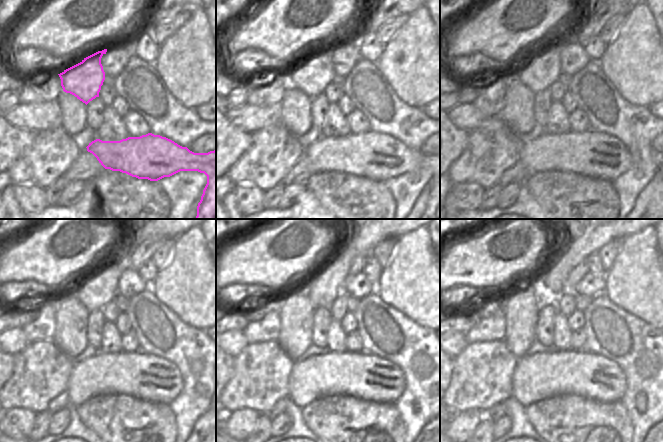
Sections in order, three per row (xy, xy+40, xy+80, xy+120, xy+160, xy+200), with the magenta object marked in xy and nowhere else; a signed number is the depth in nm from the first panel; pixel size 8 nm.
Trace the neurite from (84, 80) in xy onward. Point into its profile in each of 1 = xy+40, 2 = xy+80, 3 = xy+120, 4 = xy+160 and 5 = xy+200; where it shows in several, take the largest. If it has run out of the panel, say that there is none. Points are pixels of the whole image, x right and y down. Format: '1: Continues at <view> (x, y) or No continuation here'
1: Continues at xy+40 (312, 76)
2: Continues at xy+80 (543, 69)
3: Continues at xy+120 (99, 289)
4: Continues at xy+160 (322, 289)
5: Continues at xy+200 (548, 289).

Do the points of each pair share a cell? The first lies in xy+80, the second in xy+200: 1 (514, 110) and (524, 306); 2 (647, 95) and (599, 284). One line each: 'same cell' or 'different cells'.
1: same cell
2: different cells

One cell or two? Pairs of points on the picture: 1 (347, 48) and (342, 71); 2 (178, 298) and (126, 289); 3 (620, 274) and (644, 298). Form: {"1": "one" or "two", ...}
{"1": "one", "2": "two", "3": "one"}

